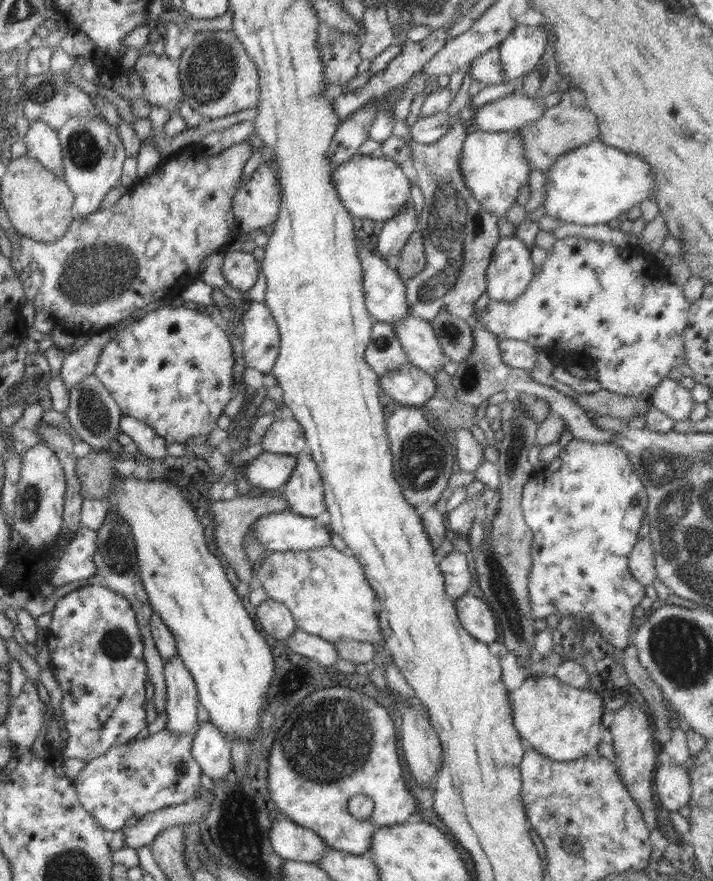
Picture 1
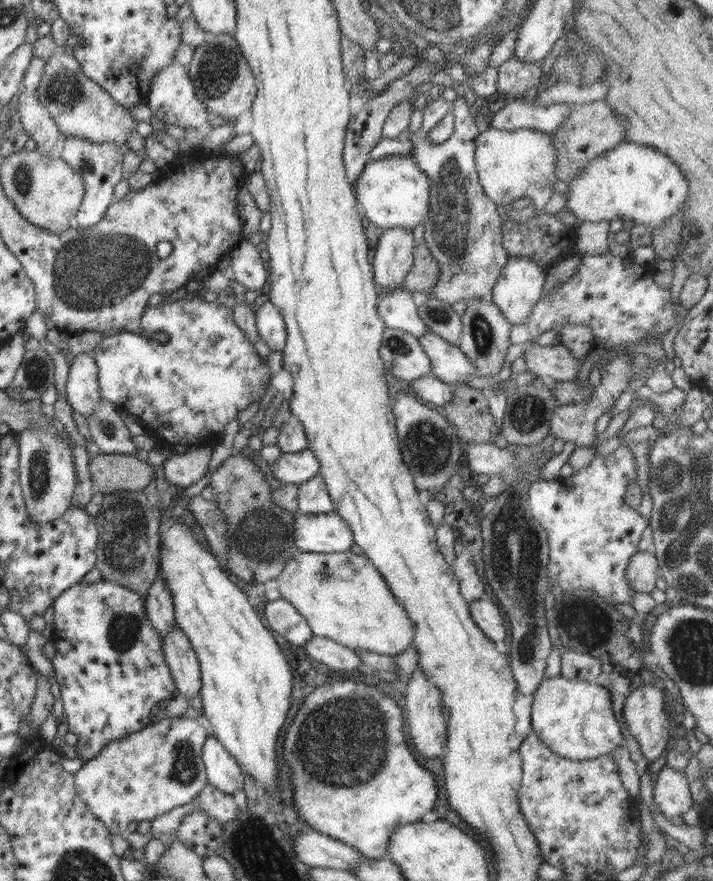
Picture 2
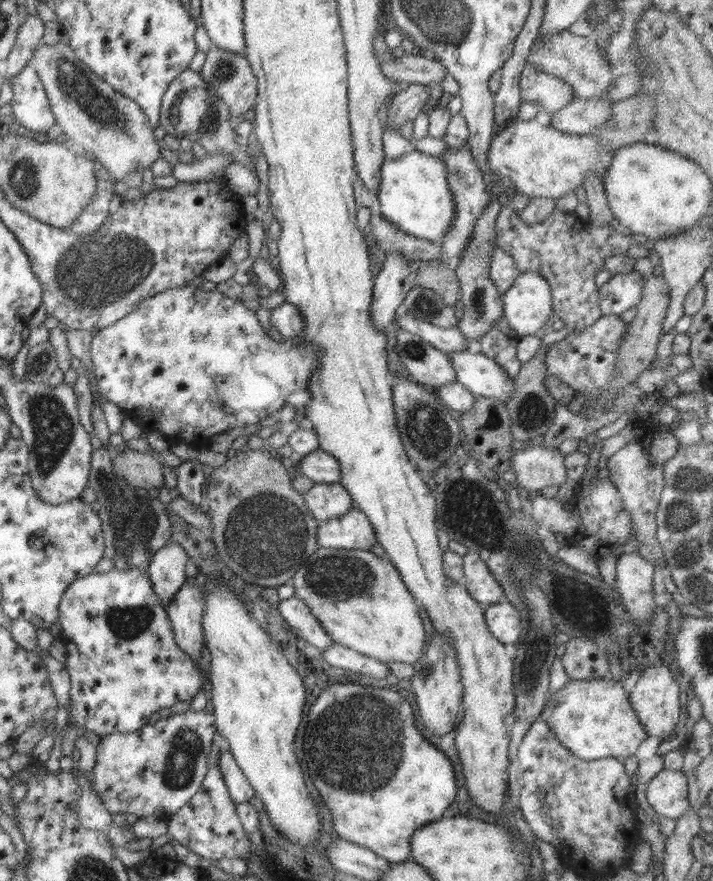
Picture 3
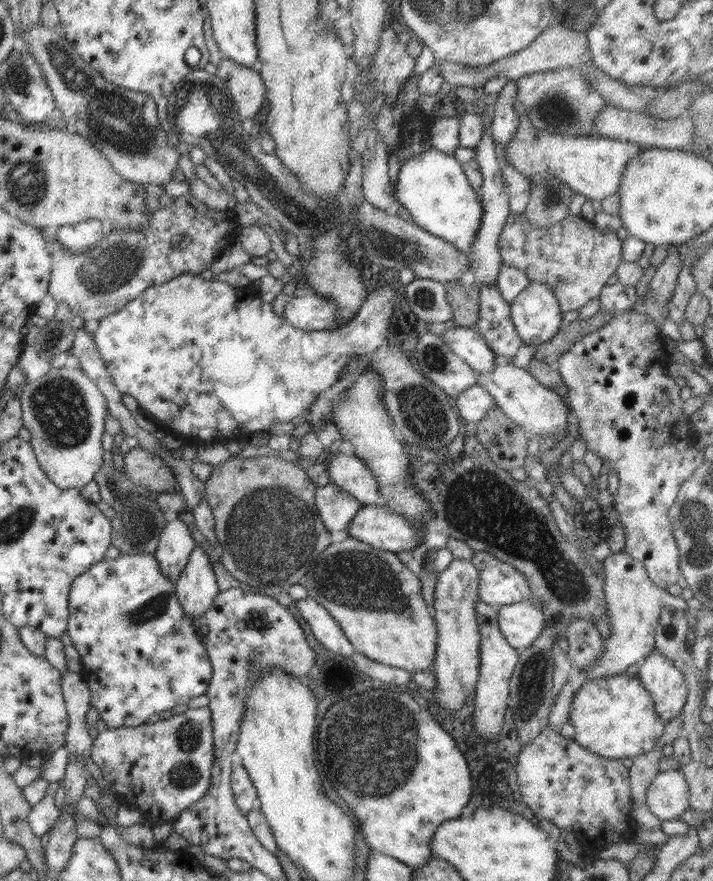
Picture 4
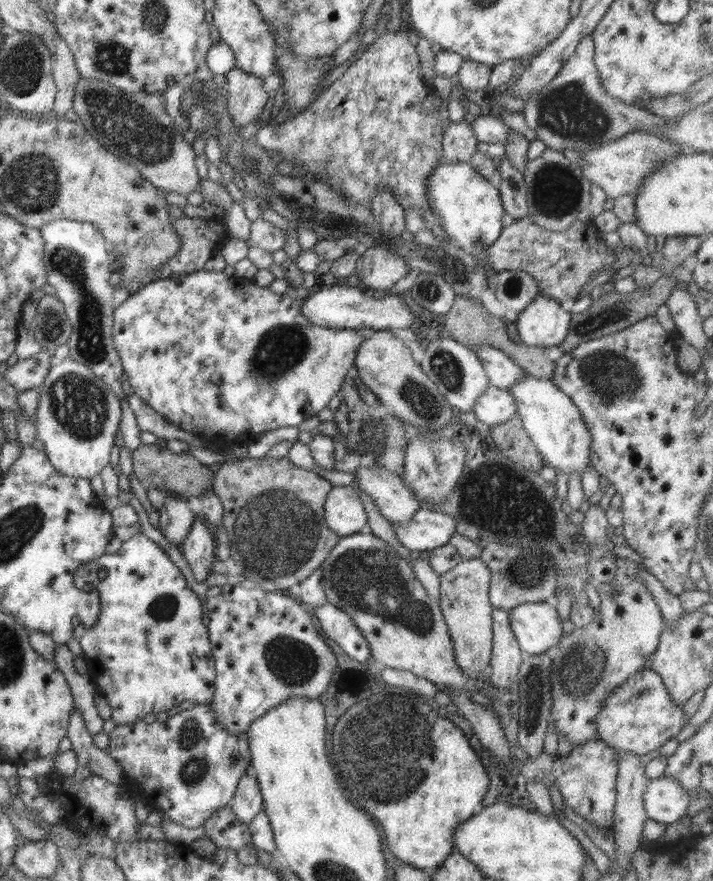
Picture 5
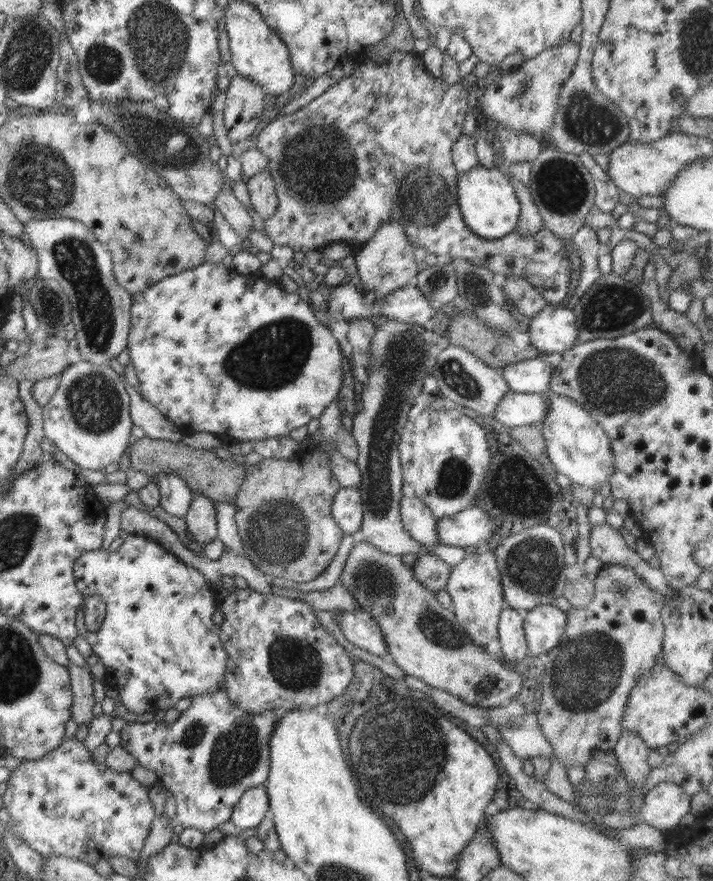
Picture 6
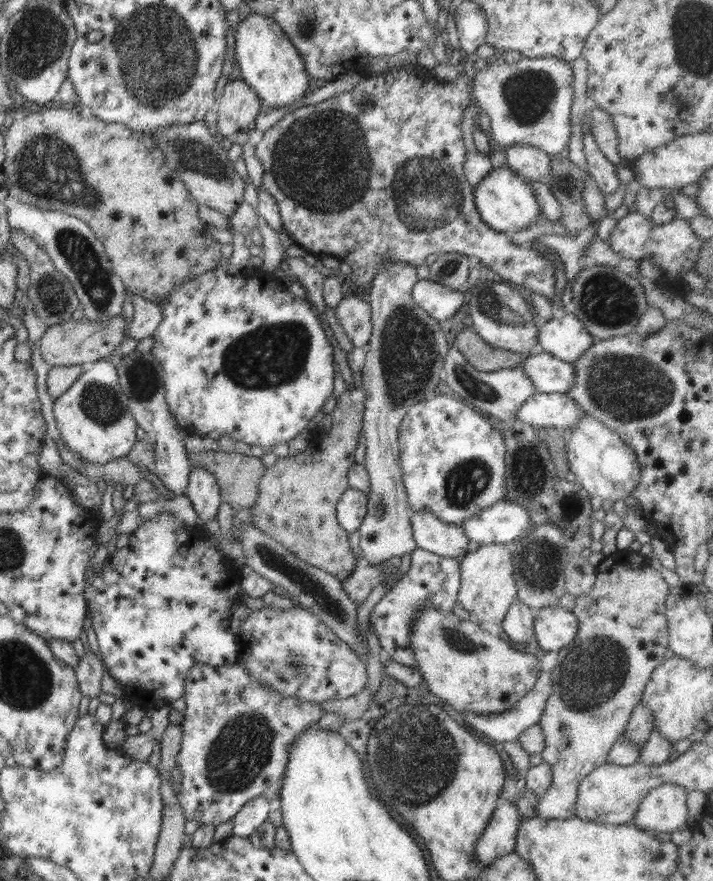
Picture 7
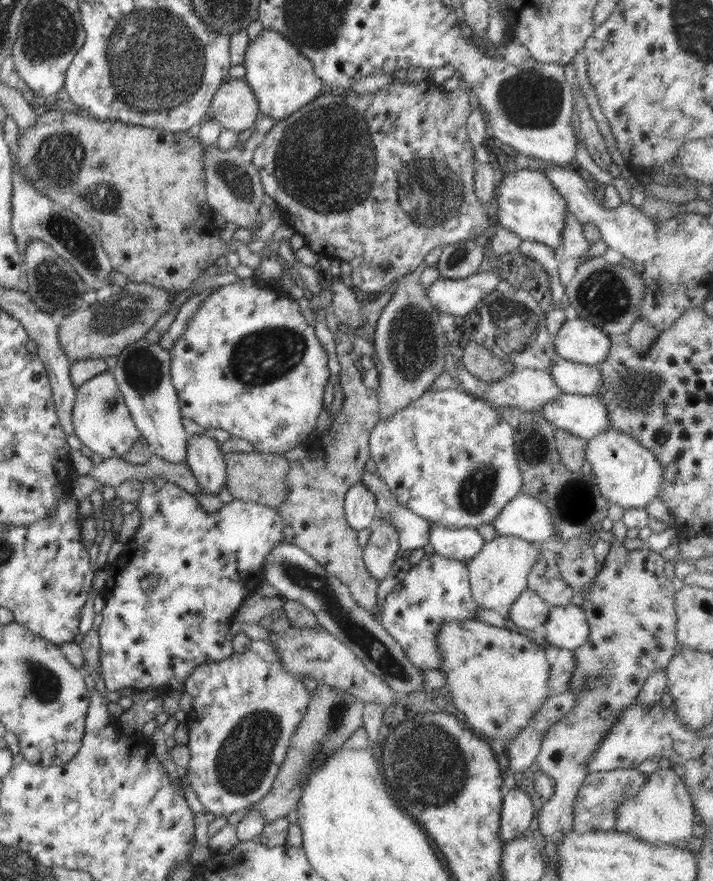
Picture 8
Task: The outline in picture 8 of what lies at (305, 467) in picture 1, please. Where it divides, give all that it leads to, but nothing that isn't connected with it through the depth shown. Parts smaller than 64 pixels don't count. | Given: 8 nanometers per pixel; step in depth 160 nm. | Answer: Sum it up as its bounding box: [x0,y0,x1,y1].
[344,483,379,532]

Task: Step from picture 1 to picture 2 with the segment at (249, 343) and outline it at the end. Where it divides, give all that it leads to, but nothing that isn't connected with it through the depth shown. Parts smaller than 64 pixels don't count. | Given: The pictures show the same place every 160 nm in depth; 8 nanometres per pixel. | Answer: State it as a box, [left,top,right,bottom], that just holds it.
[255,300,287,351]

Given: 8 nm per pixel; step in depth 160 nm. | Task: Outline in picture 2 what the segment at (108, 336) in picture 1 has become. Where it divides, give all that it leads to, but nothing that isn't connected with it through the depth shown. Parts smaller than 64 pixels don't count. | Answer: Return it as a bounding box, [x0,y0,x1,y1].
[67,352,102,418]

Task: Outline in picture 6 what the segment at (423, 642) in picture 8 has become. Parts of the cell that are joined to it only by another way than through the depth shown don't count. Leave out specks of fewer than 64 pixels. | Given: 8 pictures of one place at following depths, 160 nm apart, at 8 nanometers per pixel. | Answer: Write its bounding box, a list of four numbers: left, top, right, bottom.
[337,549,452,656]

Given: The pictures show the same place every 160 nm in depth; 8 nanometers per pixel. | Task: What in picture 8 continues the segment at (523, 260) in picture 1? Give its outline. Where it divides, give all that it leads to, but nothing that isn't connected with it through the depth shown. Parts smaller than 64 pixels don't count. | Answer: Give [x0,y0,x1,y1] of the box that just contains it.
[553,316,612,365]

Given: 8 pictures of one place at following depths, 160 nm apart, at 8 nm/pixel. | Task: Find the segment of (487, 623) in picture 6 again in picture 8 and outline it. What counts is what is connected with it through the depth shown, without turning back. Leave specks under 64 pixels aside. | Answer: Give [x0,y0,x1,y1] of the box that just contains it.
[467,536,542,618]

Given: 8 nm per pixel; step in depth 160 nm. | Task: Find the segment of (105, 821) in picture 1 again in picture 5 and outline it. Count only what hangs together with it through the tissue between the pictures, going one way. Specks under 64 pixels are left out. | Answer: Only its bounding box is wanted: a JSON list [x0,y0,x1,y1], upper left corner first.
[105,703,251,828]

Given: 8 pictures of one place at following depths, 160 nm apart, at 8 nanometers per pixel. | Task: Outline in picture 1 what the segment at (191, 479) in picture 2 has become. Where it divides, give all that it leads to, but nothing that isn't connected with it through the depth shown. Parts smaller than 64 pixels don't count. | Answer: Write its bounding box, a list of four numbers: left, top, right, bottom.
[119,415,169,460]

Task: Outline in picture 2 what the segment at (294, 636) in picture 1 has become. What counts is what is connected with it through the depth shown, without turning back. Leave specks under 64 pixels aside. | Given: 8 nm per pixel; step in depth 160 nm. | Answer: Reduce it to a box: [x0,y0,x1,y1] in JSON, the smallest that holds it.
[303,635,361,670]

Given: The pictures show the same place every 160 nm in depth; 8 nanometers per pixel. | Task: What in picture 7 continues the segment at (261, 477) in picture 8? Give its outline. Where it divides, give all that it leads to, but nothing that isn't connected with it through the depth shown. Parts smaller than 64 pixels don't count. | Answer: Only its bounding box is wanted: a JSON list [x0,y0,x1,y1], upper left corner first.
[188,450,267,508]

